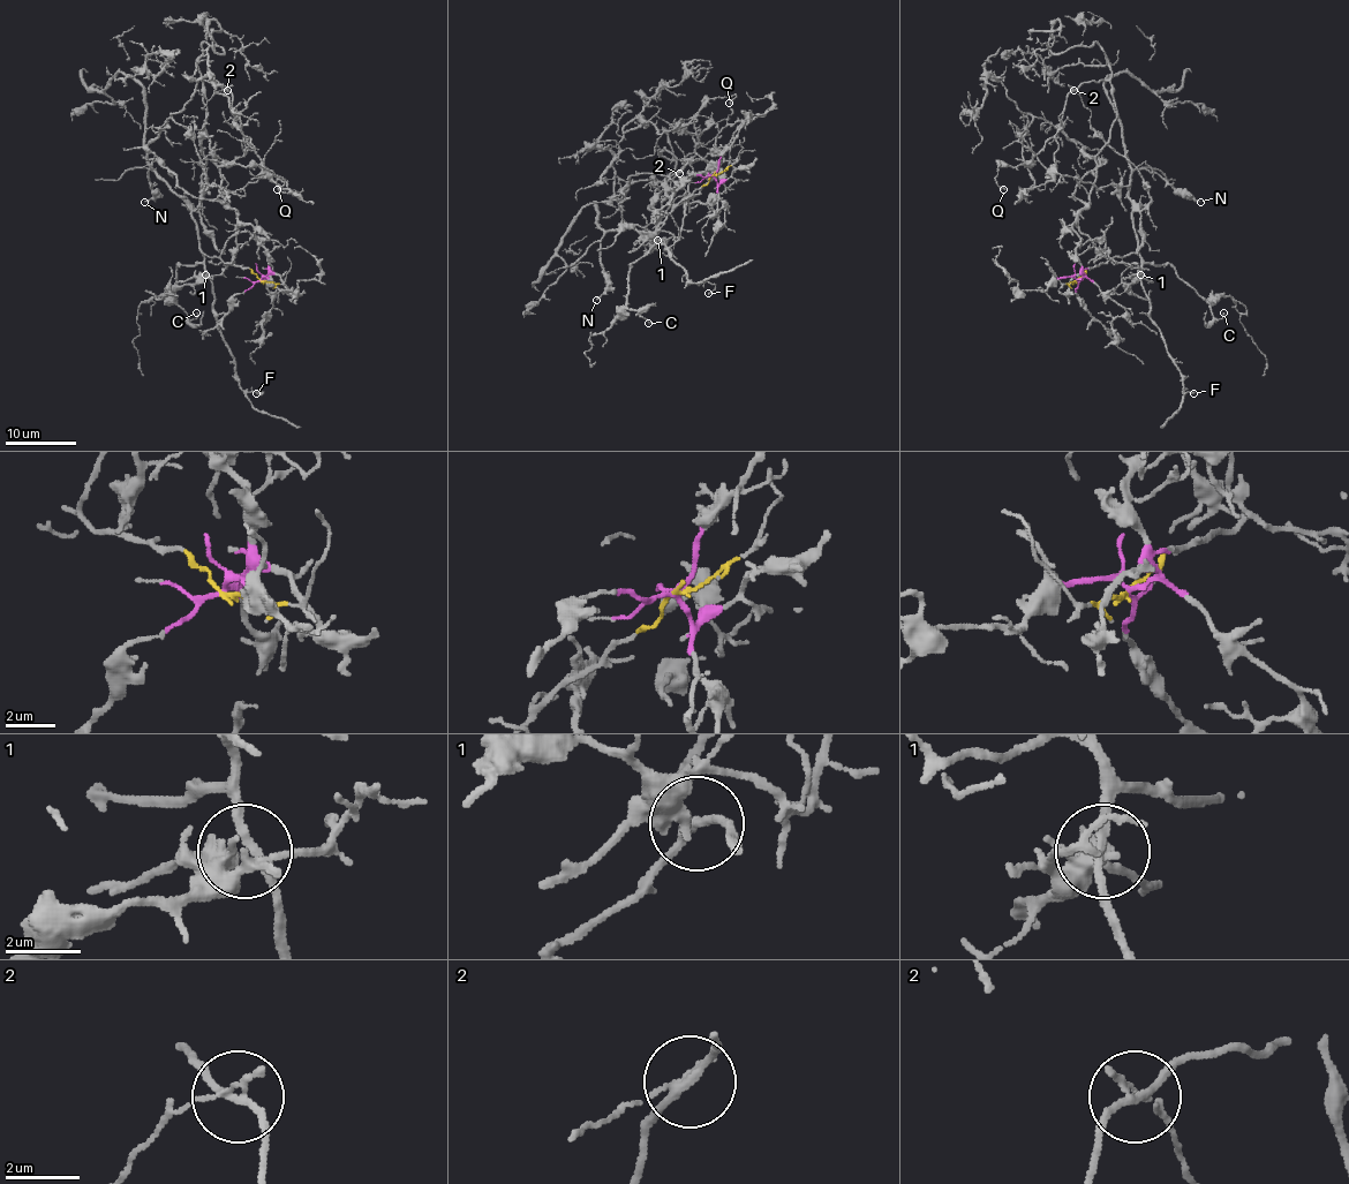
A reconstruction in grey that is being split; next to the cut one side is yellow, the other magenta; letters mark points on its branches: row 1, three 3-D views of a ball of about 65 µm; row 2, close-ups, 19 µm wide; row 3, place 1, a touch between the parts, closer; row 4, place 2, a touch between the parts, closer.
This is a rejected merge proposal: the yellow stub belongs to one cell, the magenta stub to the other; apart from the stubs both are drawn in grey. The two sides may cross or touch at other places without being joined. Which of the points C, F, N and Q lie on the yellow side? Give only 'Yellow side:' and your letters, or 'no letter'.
Yellow side: C, F, N

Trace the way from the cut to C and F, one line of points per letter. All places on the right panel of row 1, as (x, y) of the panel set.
C: (1075, 280), (1087, 270), (1137, 254), (1146, 262), (1169, 264), (1208, 303), (1218, 319), (1225, 313)
F: (1075, 280), (1107, 261), (1136, 254), (1150, 316), (1182, 392), (1195, 393)

